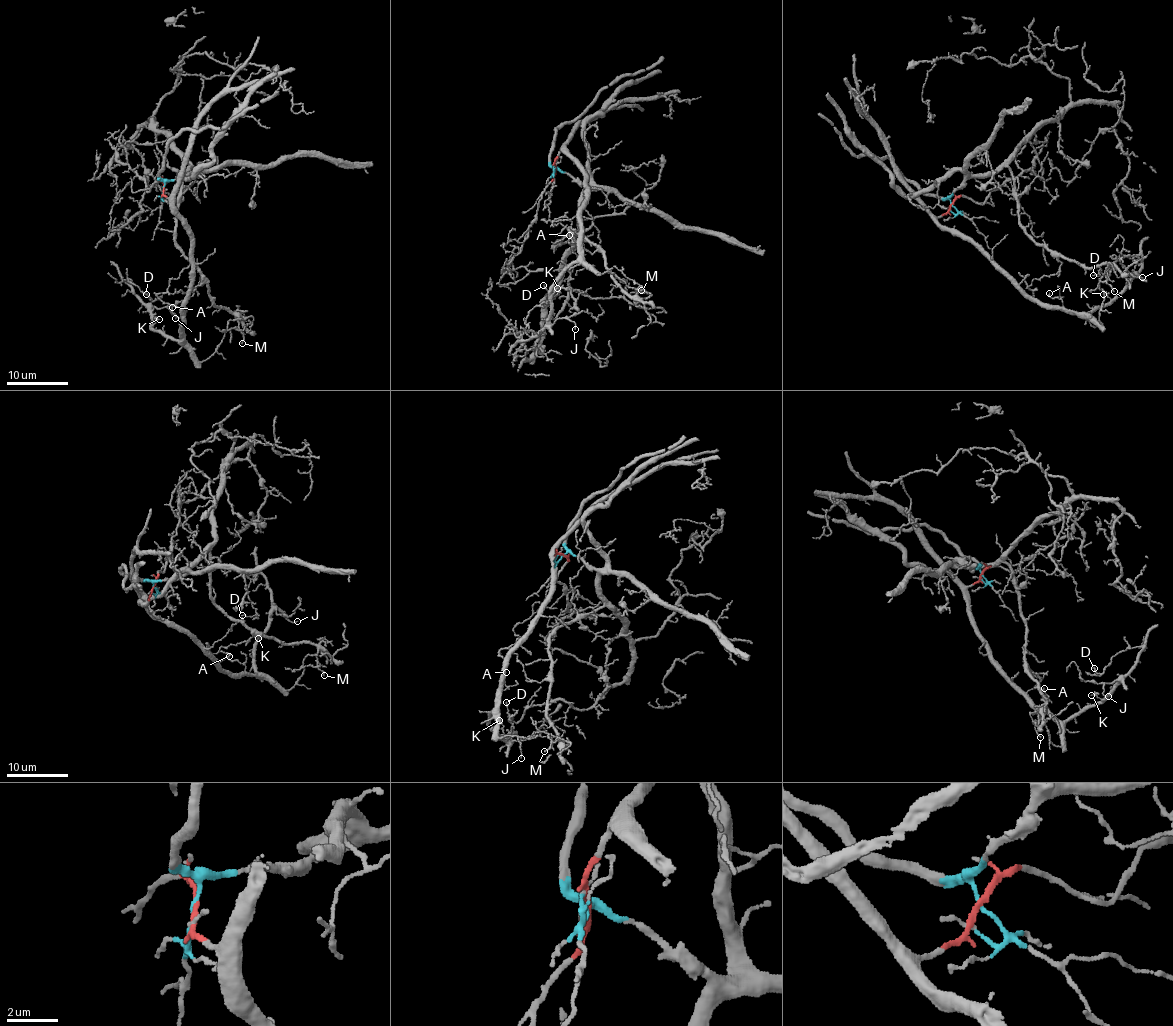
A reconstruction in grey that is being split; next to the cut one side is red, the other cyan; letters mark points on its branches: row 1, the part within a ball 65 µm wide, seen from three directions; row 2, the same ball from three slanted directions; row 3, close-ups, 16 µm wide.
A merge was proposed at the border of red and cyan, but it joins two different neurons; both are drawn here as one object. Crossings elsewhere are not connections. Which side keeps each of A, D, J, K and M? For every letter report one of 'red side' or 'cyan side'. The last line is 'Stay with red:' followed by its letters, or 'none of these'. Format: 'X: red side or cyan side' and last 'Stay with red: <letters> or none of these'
A: red side
D: red side
J: red side
K: red side
M: cyan side
Stay with red: A, D, J, K

